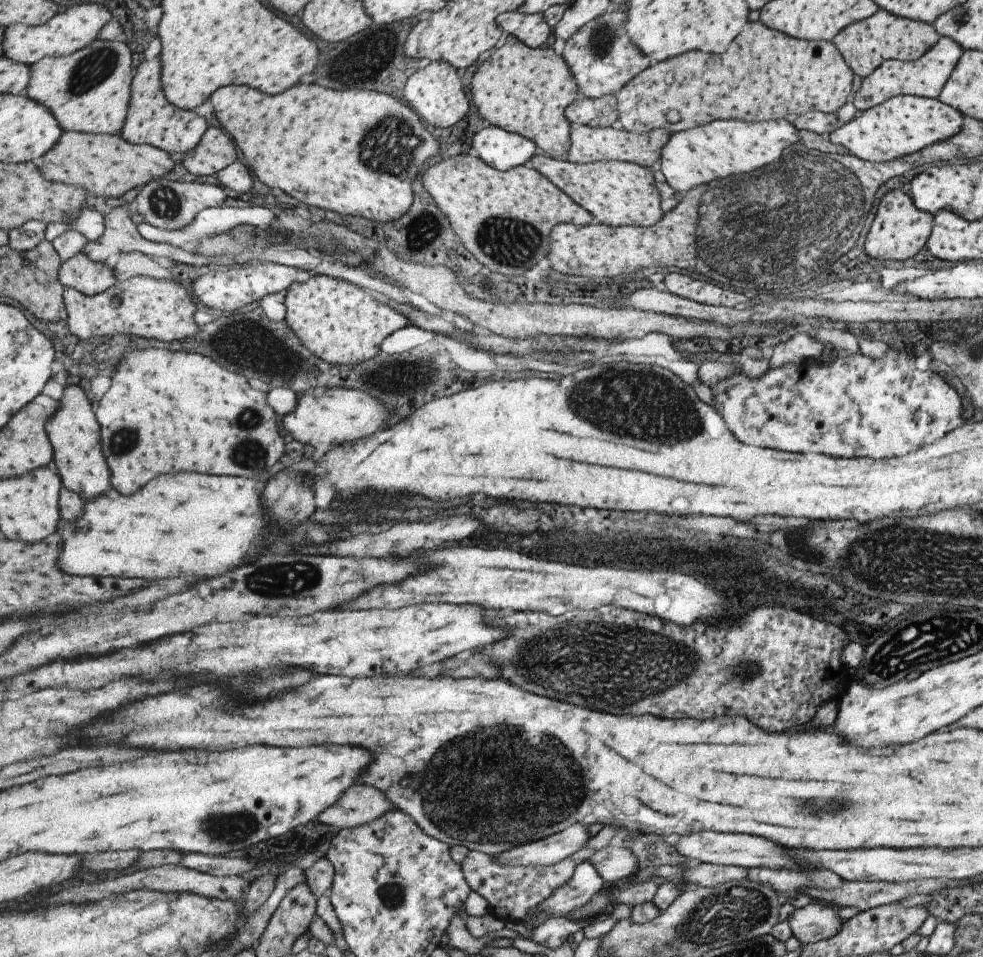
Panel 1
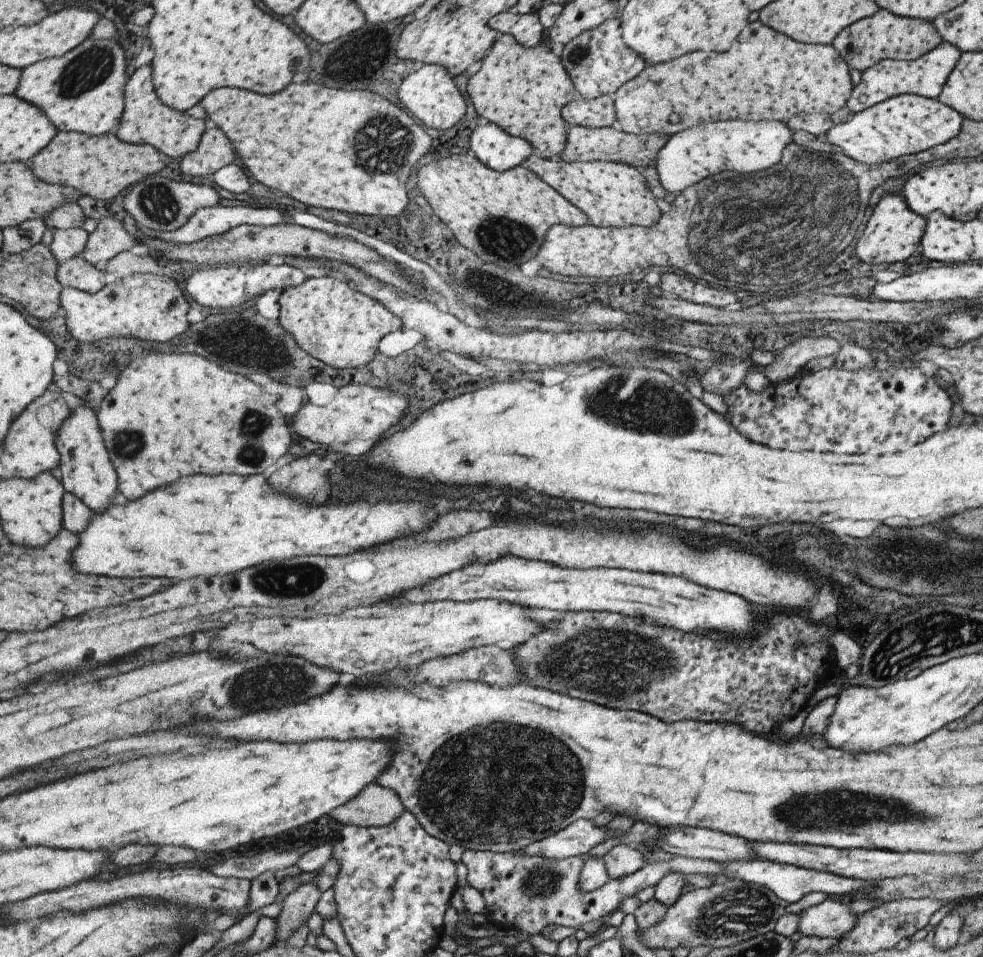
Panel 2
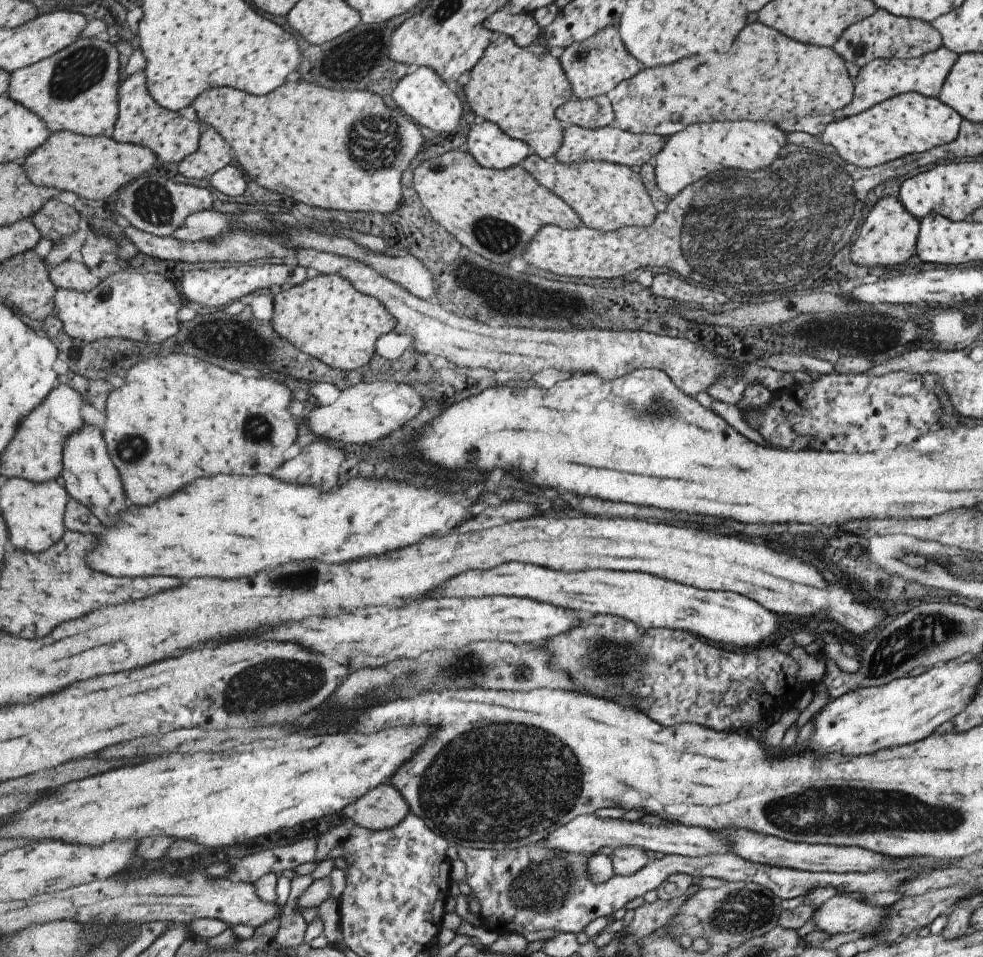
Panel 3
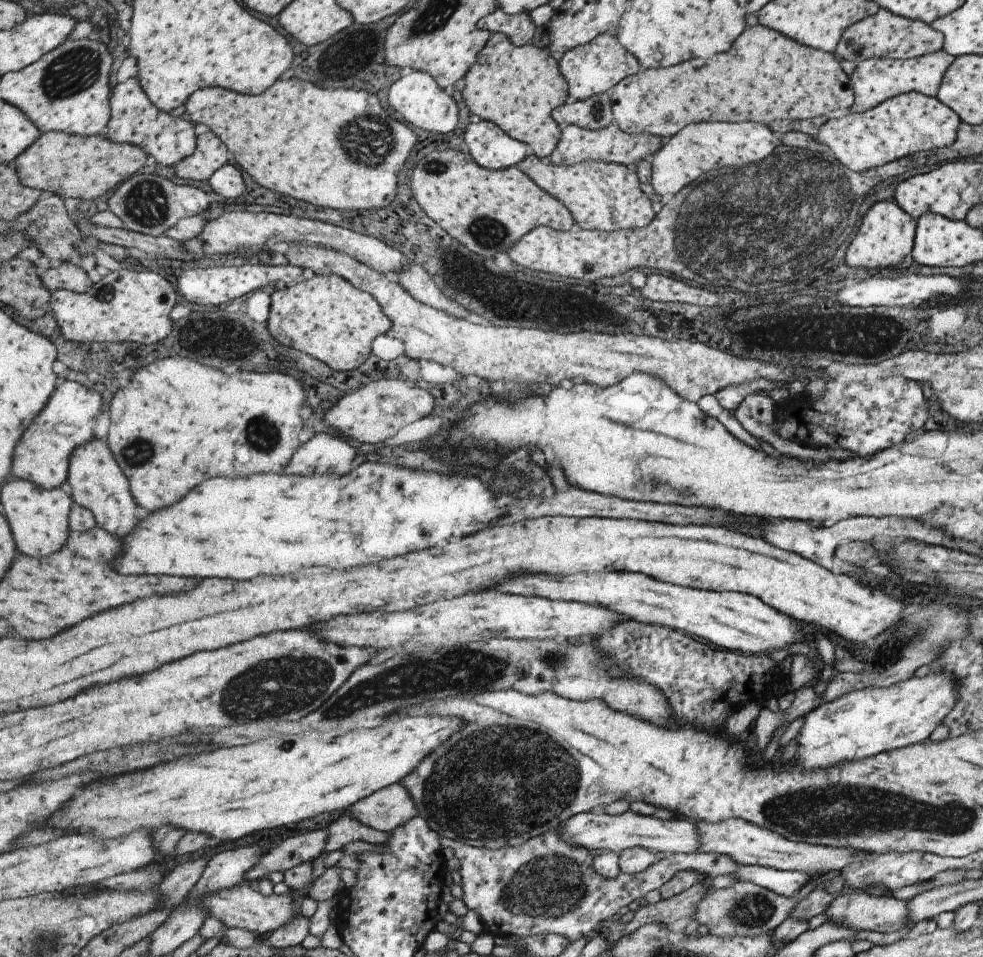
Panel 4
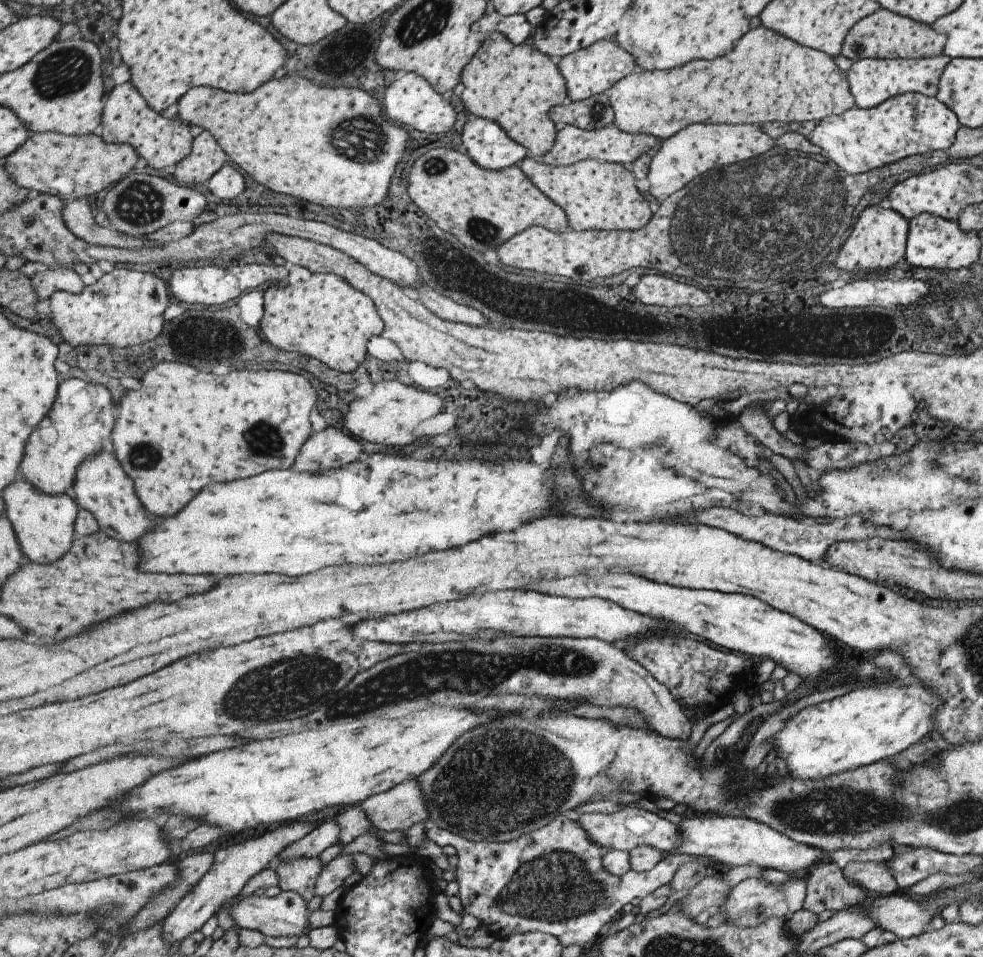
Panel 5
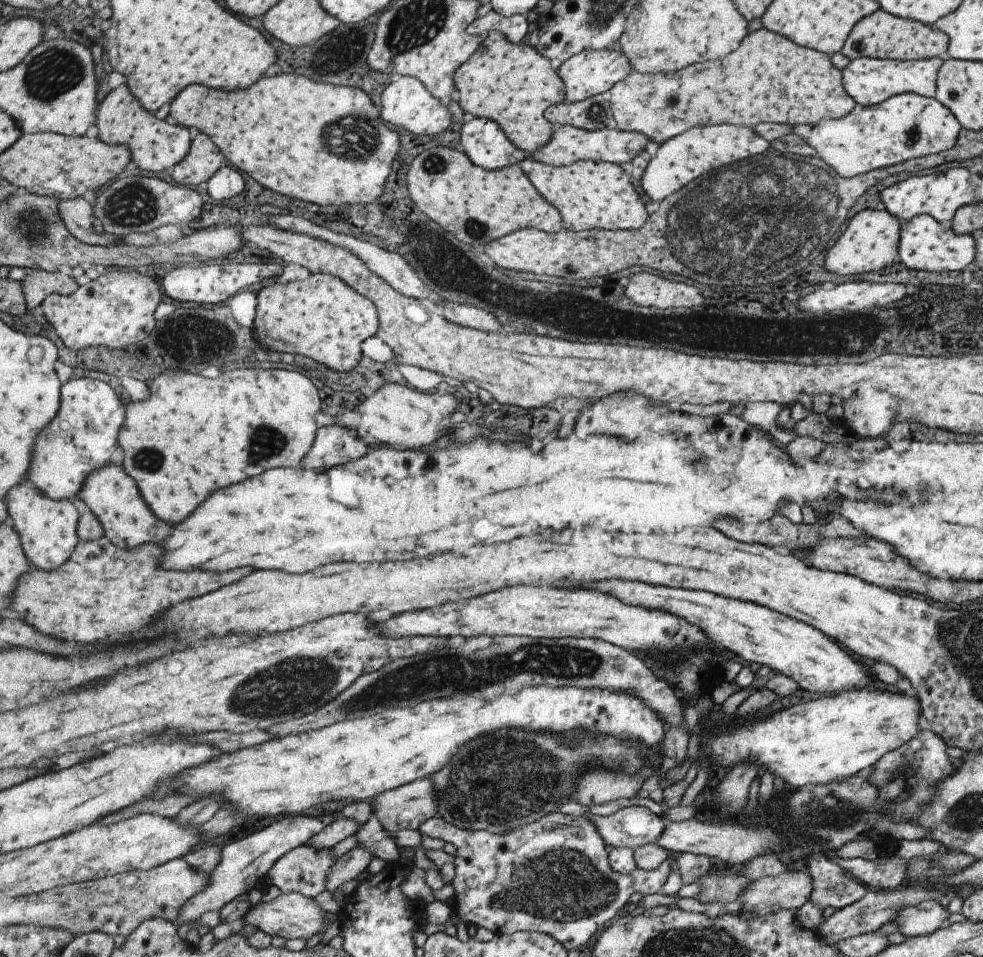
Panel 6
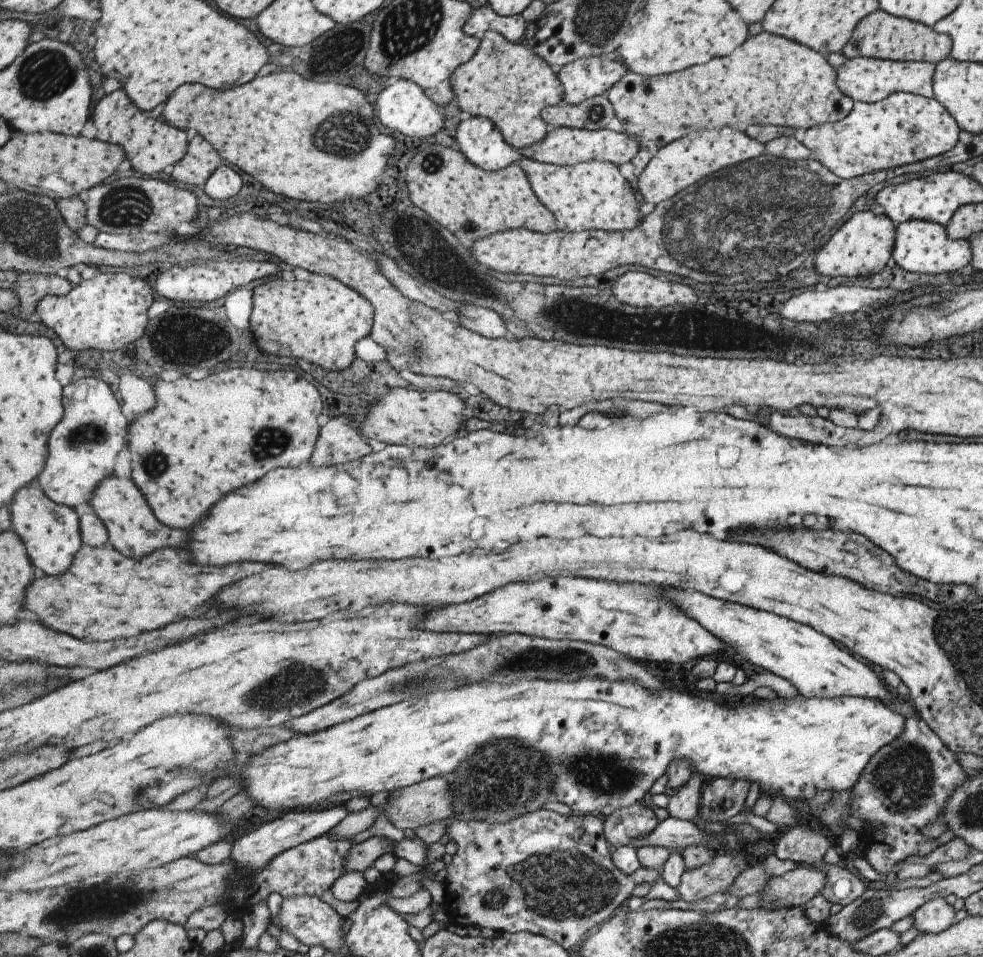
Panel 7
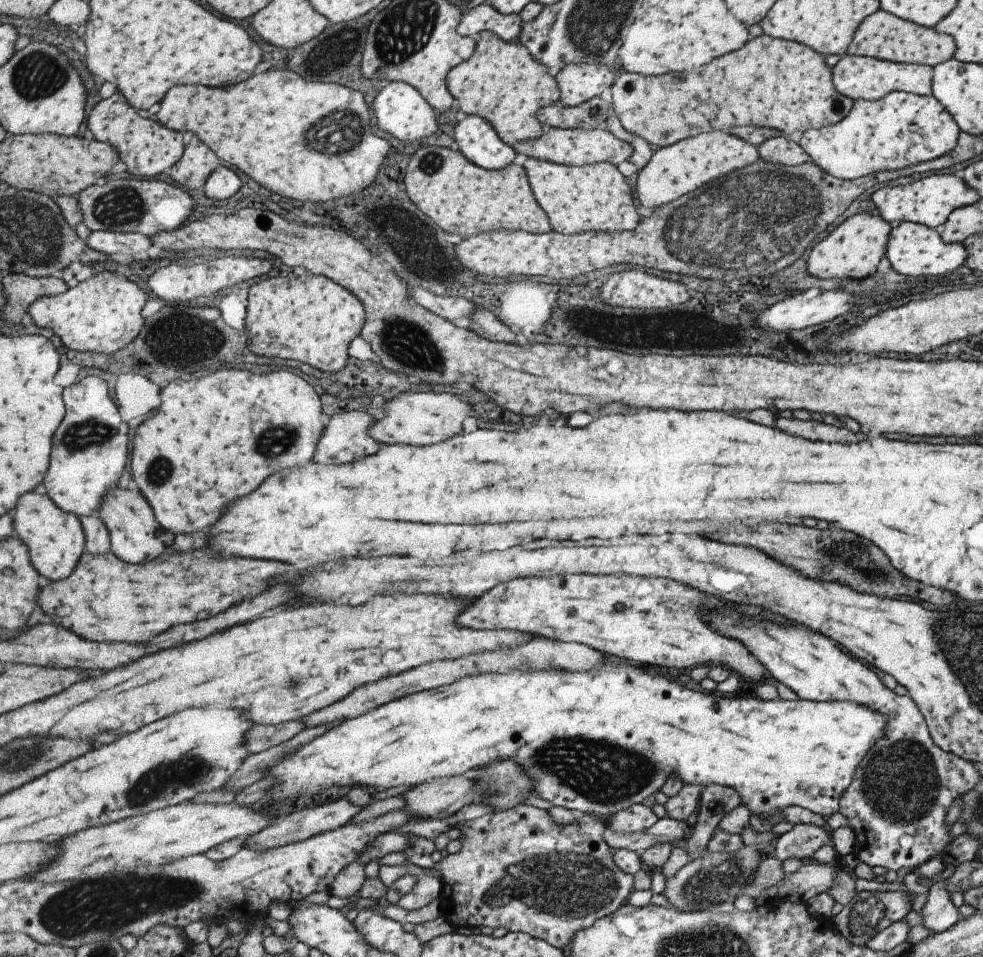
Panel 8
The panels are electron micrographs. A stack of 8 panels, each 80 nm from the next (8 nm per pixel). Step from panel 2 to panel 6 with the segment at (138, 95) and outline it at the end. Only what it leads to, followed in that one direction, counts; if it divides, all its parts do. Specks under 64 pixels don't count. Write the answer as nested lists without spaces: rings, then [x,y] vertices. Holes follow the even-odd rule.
[[[128,84],[119,85],[103,99],[97,122],[100,139],[112,145],[127,145],[132,150],[133,162],[147,172],[170,171],[192,149],[189,127],[173,122],[171,118],[157,118],[137,100]]]

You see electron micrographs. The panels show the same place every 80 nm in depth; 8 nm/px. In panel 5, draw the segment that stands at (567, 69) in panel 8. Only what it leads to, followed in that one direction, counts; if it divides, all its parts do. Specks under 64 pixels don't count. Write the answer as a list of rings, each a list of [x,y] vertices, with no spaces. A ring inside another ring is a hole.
[[[611,39],[596,40],[585,48],[561,57],[558,65],[560,73],[568,83],[568,95],[571,101],[580,101],[591,95],[604,93],[618,80],[637,70],[634,58]]]

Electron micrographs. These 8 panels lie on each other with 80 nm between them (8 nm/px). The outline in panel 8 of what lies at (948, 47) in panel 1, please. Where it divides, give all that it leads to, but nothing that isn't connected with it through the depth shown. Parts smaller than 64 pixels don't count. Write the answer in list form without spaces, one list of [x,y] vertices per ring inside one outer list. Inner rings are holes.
[[[843,55],[842,58],[831,67],[832,83],[835,90],[852,101],[863,99],[876,101],[891,91],[905,91],[916,95],[931,95],[930,82],[932,67],[929,65],[894,63],[882,61],[873,57],[858,57],[855,55]]]

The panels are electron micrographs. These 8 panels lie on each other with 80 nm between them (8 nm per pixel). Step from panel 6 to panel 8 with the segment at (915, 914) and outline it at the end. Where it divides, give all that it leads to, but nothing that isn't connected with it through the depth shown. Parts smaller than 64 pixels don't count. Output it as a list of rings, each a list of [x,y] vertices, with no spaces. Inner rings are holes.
[[[942,881],[935,882],[928,888],[927,897],[919,910],[921,926],[931,933],[940,933],[953,926],[960,916],[952,903]]]

